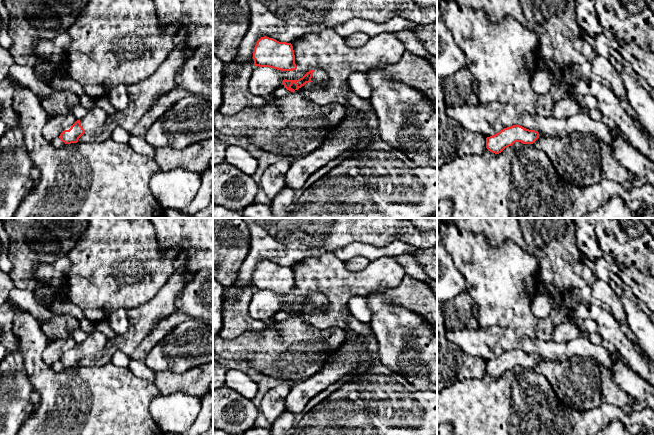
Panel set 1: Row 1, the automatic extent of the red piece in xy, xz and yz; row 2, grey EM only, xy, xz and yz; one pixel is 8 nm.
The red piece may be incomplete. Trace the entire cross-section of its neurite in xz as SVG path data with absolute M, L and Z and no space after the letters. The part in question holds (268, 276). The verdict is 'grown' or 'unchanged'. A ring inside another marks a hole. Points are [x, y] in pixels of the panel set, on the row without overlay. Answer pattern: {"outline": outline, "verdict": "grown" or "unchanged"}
{"outline": "M261 261L253 276L254 290L270 291L281 295L296 294L295 279L291 267Z", "verdict": "unchanged"}

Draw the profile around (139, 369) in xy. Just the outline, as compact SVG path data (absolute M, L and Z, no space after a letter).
M131 359L128 369L137 377L155 382L156 373L146 366L144 362Z

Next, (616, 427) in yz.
M613 420L596 435L630 435L630 433L621 421Z

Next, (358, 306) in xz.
M361 296L352 297L349 301L349 310L357 320L365 324L370 324L372 311L368 307L366 298Z

